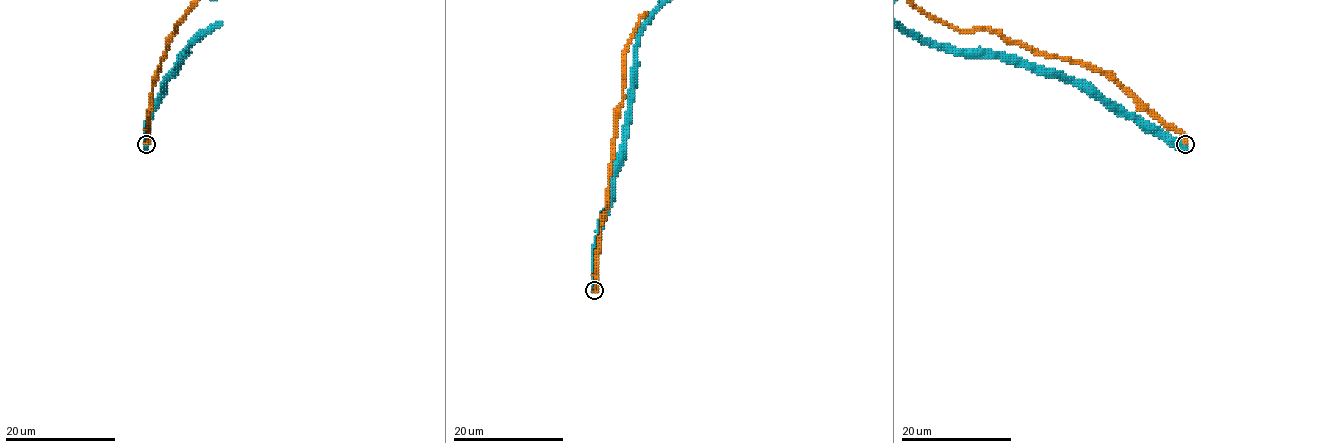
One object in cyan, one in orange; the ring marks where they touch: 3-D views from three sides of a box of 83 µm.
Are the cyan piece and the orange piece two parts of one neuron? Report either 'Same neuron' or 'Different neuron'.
Different neuron

